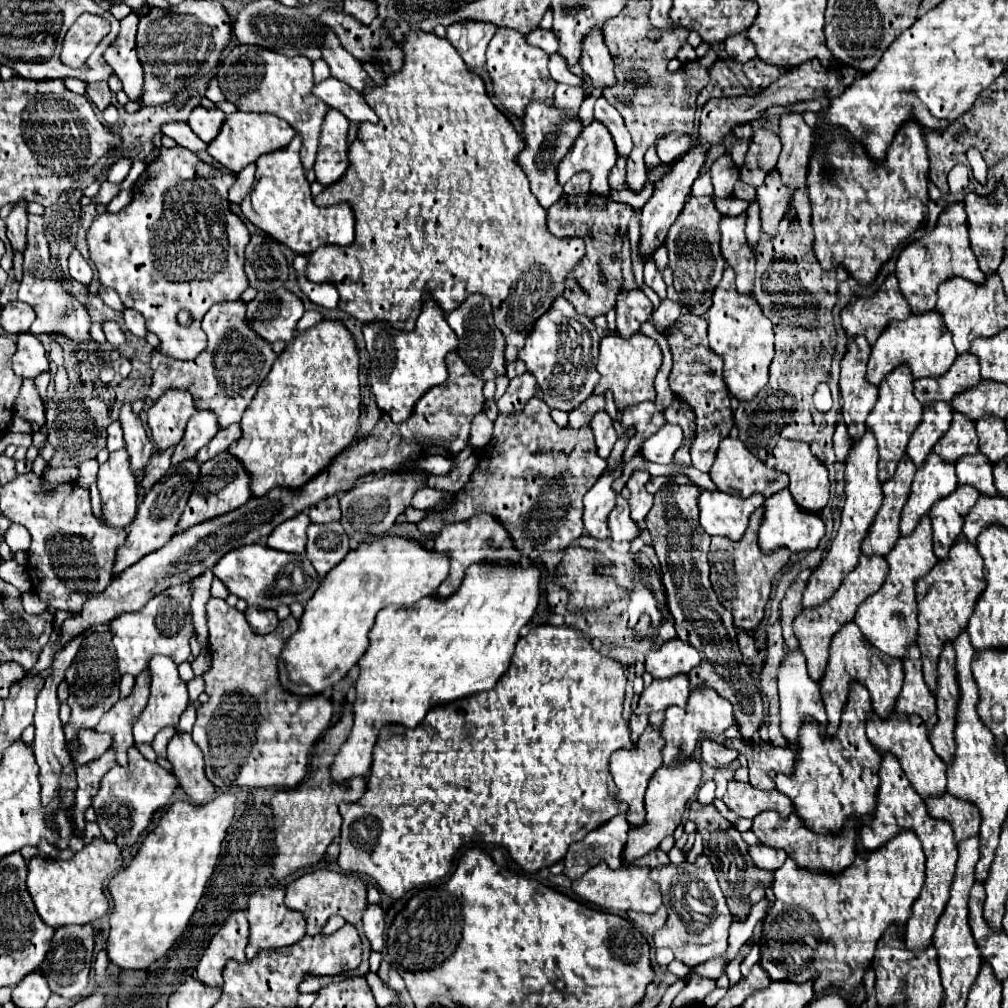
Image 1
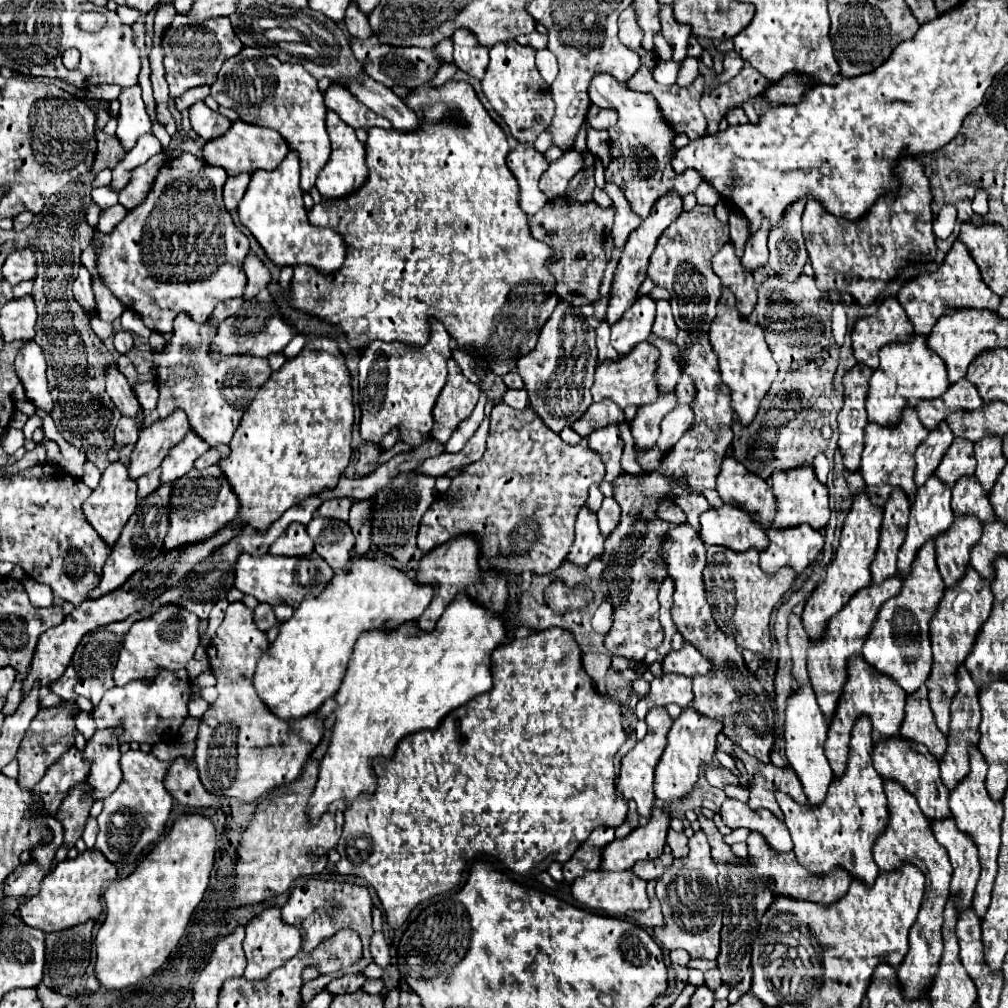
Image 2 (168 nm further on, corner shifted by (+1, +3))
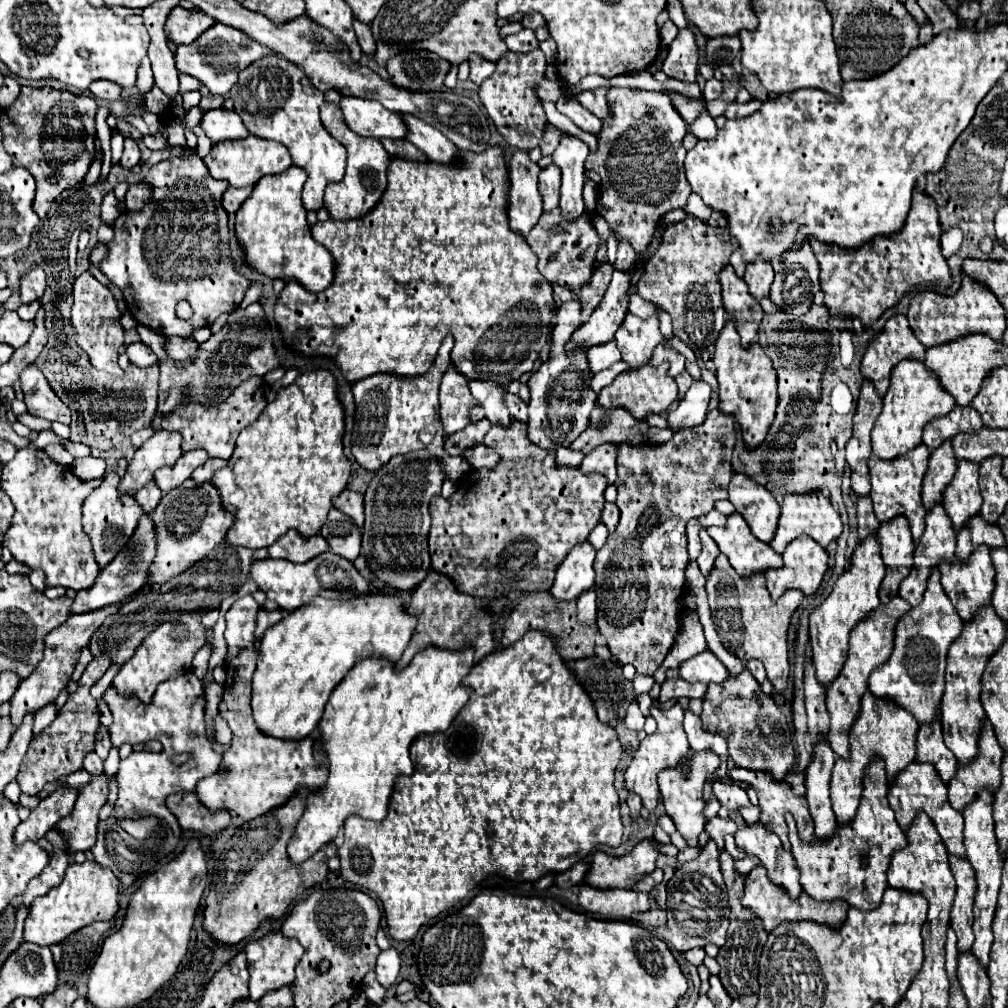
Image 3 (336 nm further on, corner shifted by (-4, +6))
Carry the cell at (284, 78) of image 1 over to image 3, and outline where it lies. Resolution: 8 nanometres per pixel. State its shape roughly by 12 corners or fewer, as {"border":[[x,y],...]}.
{"border":[[270,54],[228,96],[250,134],[308,172],[304,208],[342,180],[346,148],[320,120],[324,94]]}

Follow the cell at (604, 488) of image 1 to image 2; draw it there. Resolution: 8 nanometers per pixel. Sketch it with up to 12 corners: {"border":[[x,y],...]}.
{"border":[[583,507],[575,541],[565,559],[587,567],[603,553],[605,537],[597,515]]}

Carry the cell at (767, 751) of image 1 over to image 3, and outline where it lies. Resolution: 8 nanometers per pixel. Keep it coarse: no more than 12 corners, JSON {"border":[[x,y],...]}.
{"border":[[737,767],[732,778],[754,786],[760,820],[788,842],[790,812],[802,840],[814,838],[804,796],[770,772]]}

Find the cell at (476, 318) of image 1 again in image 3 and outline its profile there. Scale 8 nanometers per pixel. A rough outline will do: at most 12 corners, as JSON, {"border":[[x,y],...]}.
{"border":[[468,380],[492,424],[510,424],[502,384]]}

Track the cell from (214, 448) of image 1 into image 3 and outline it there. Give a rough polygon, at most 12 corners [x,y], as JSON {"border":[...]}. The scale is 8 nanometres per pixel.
{"border":[[208,458],[192,474],[198,484],[210,480],[216,470],[224,468],[228,460]]}

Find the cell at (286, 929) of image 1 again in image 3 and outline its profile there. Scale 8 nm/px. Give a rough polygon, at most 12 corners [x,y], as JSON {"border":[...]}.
{"border":[[280,930],[246,946],[250,996],[294,980],[304,948]]}

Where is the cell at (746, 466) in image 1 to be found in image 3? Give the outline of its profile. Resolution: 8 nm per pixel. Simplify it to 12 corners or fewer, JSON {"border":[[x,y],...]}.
{"border":[[734,472],[728,500],[752,534],[770,542],[780,504],[770,490]]}

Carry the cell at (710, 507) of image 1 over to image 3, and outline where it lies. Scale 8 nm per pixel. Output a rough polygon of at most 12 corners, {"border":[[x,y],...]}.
{"border":[[738,512],[708,534],[742,576],[782,566]]}

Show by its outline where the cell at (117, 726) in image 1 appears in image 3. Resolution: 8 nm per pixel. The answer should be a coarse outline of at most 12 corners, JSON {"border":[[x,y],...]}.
{"border":[[92,774],[74,810],[56,824],[68,850],[86,852],[96,840],[98,810],[110,780]]}

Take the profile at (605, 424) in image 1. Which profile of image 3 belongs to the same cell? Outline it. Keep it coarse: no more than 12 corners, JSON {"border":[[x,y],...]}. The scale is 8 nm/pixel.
{"border":[[612,442],[596,446],[584,456],[584,474],[600,472],[616,482],[616,452]]}

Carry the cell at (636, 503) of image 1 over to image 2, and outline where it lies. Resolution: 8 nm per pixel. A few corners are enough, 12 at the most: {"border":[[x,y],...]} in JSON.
{"border":[[659,389],[657,401],[631,421],[637,449],[657,443],[659,423],[675,405],[675,391]]}

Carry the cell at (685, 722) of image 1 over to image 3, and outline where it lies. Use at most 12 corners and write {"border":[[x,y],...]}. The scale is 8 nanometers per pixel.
{"border":[[712,750],[660,772],[666,814],[688,846],[706,818],[702,786],[720,766]]}

